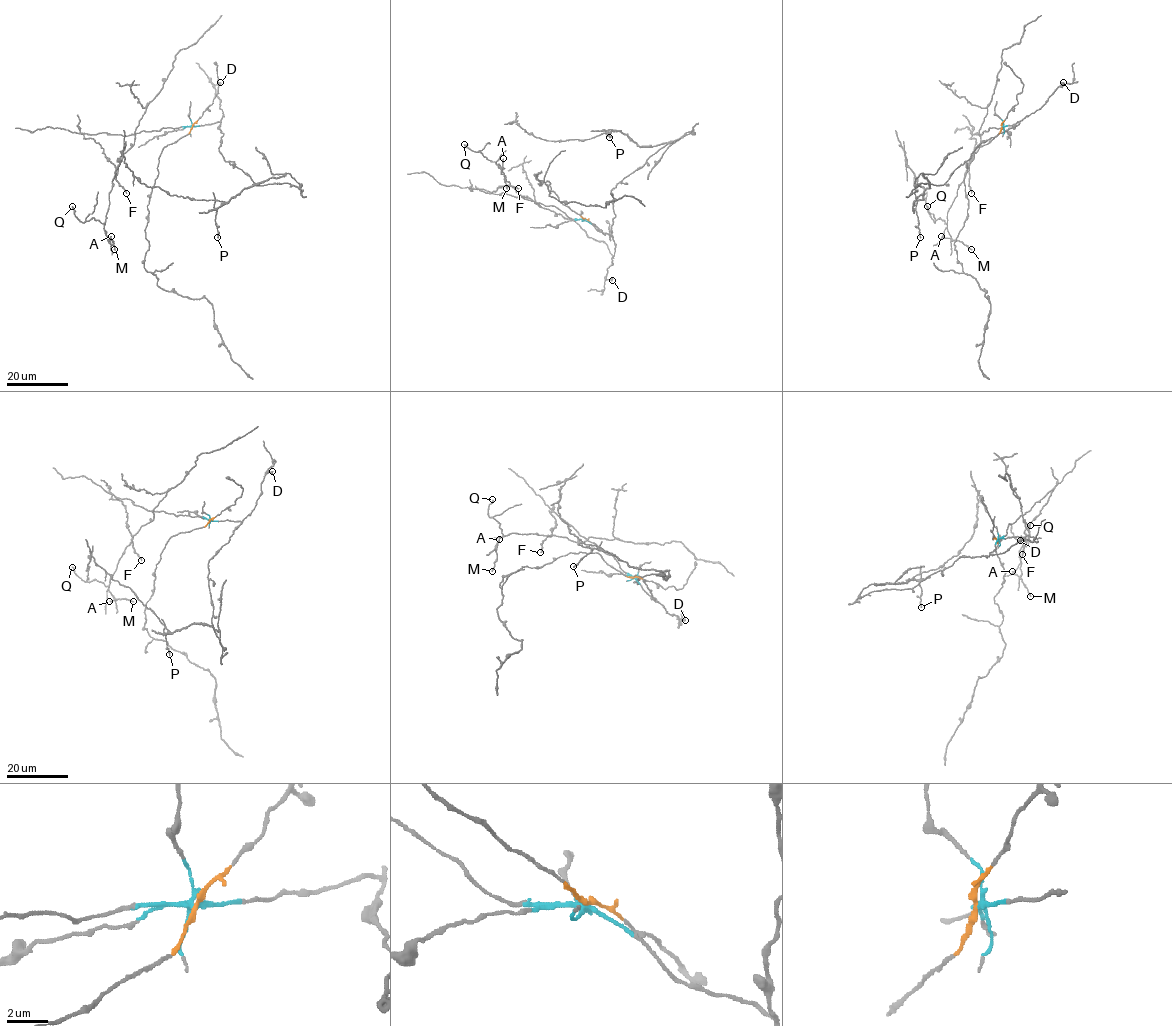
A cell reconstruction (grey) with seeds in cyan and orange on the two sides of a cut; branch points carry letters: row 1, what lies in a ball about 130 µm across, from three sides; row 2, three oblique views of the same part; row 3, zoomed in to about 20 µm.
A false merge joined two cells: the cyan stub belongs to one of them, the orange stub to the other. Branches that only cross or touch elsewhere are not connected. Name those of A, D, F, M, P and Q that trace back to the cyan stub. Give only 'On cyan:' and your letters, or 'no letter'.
On cyan: A, D, F, M, P, Q

